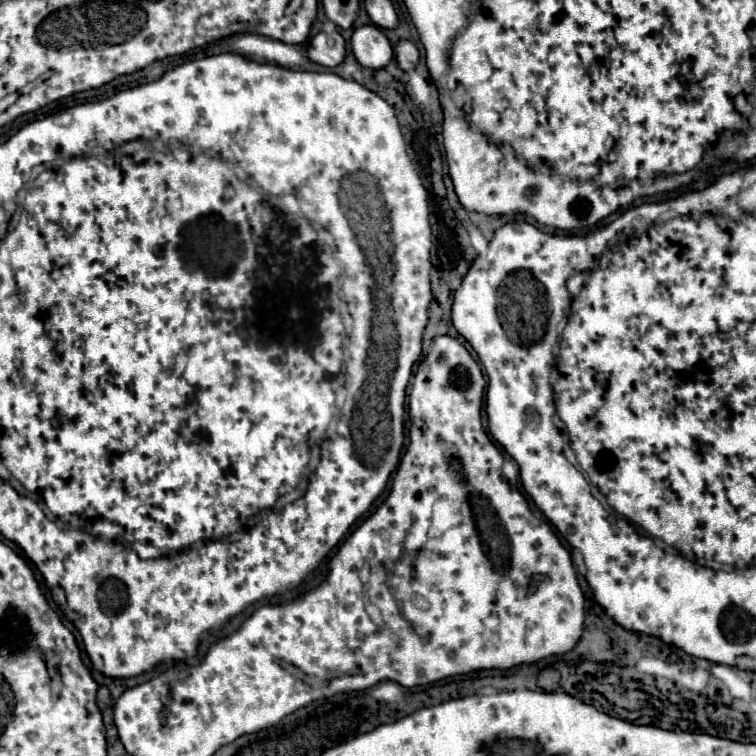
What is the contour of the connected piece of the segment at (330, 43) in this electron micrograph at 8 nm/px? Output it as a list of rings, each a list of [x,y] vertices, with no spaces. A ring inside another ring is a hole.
[[[333,31],[333,33],[317,33],[307,47],[307,57],[313,63],[335,67],[345,59],[345,39]]]

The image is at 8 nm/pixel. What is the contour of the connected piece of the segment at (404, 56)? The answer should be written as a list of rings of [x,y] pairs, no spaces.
[[[399,41],[395,45],[395,59],[403,71],[413,71],[419,63],[419,49],[413,41]]]

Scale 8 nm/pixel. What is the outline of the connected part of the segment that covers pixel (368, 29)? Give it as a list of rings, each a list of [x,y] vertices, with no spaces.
[[[363,25],[353,31],[351,51],[355,59],[369,69],[381,69],[393,59],[393,47],[389,39],[375,25]]]

